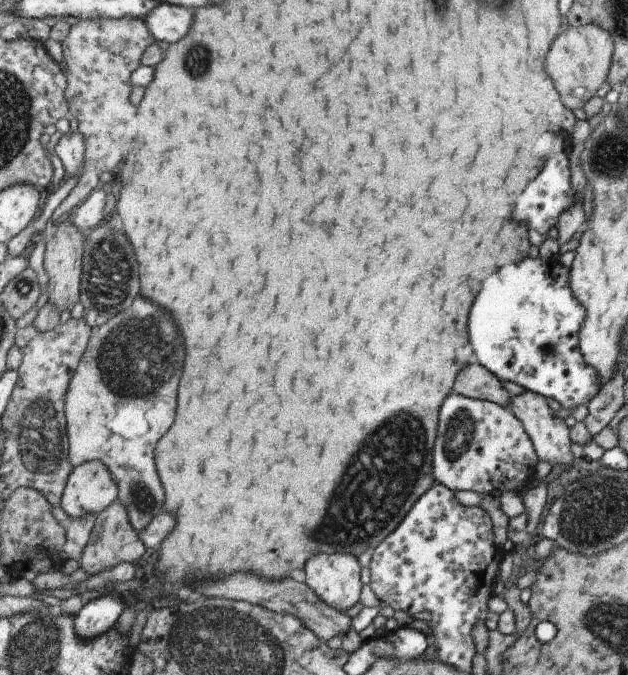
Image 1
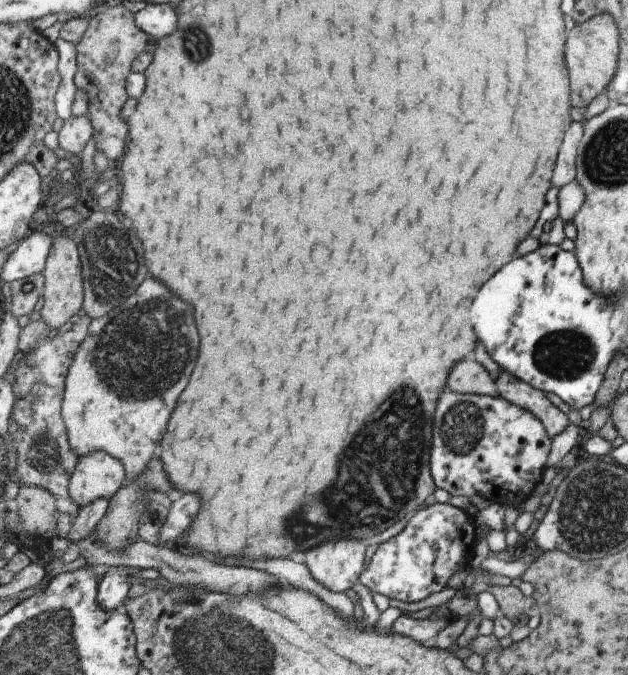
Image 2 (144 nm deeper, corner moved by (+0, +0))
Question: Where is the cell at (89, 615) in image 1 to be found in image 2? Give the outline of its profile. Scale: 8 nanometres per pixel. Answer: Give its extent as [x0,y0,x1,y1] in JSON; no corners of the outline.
[99,566,129,612]

